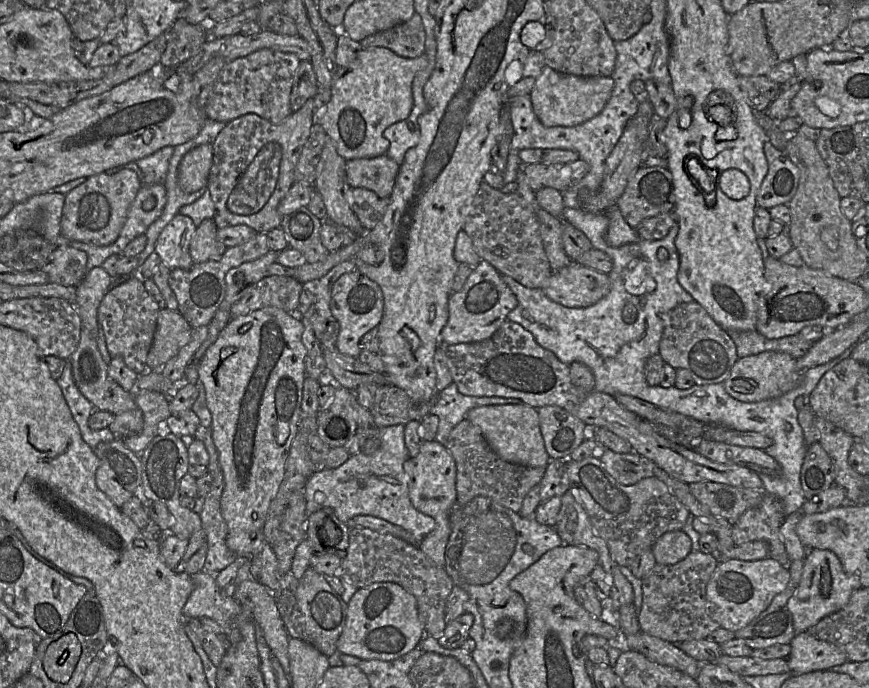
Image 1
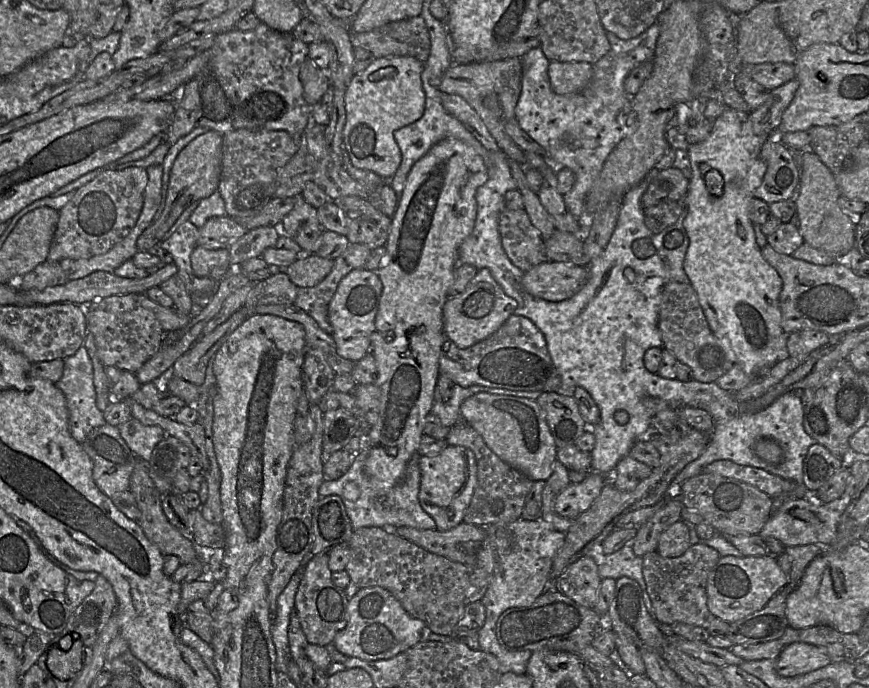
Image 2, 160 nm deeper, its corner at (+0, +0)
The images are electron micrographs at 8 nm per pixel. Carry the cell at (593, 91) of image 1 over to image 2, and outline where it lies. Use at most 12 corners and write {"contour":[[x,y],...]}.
{"contour":[[550,61],[548,75],[559,95],[590,83],[592,64]]}

